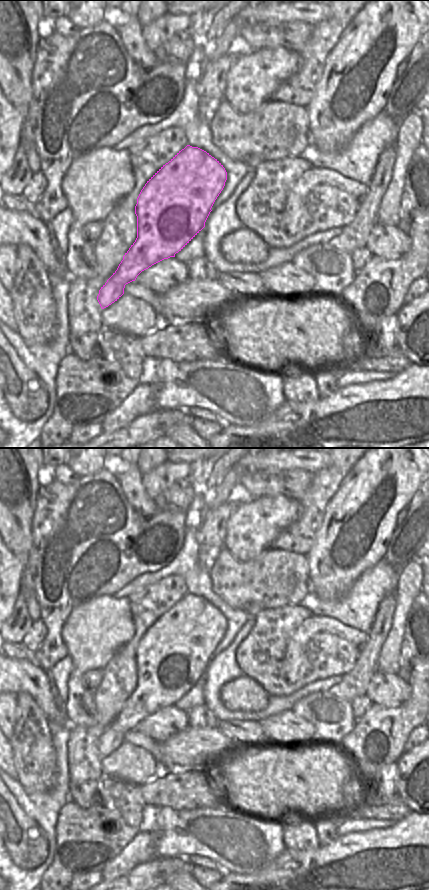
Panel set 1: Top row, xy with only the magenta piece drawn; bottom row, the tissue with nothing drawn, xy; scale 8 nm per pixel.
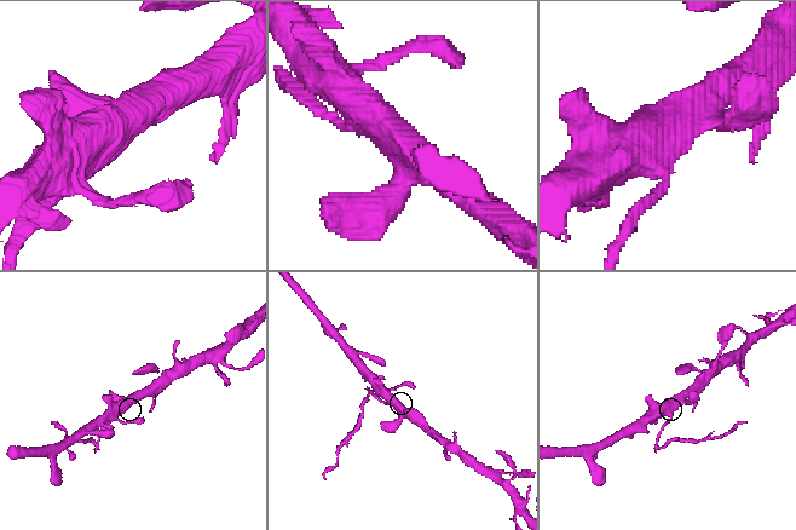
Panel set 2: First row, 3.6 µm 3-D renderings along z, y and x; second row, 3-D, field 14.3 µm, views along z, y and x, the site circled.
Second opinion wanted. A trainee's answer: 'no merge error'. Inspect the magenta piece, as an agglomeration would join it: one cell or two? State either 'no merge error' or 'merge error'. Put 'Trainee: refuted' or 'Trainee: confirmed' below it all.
merge error
Trainee: refuted

